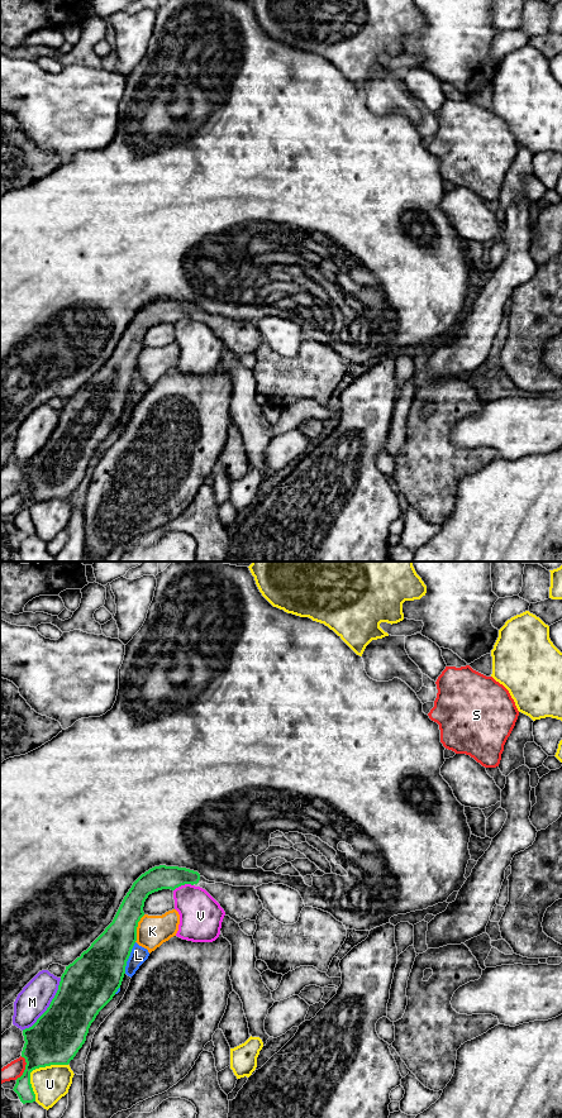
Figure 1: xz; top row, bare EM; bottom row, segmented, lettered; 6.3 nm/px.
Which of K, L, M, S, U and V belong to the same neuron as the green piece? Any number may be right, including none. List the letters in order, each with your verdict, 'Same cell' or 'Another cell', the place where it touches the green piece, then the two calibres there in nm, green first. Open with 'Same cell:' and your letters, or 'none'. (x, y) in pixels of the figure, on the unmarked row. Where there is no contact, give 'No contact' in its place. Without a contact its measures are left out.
Same cell: none
K: Another cell. Touches green at xz (136, 362). Thickness 260 nm (green) against 200 nm
L: Another cell. Touches green at xz (128, 391). Thickness 320 nm (green) against 110 nm
M: Another cell. Touches green at xz (48, 440). Thickness 320 nm (green) against 200 nm
S: Another cell. Touches green at xz (25, 502). Thickness 320 nm (green) against 110 nm
U: Another cell. Touches green at xz (34, 502). Thickness 320 nm (green) against 220 nm
V: Another cell. Touches green at xz (182, 318). Thickness 150 nm (green) against 280 nm

